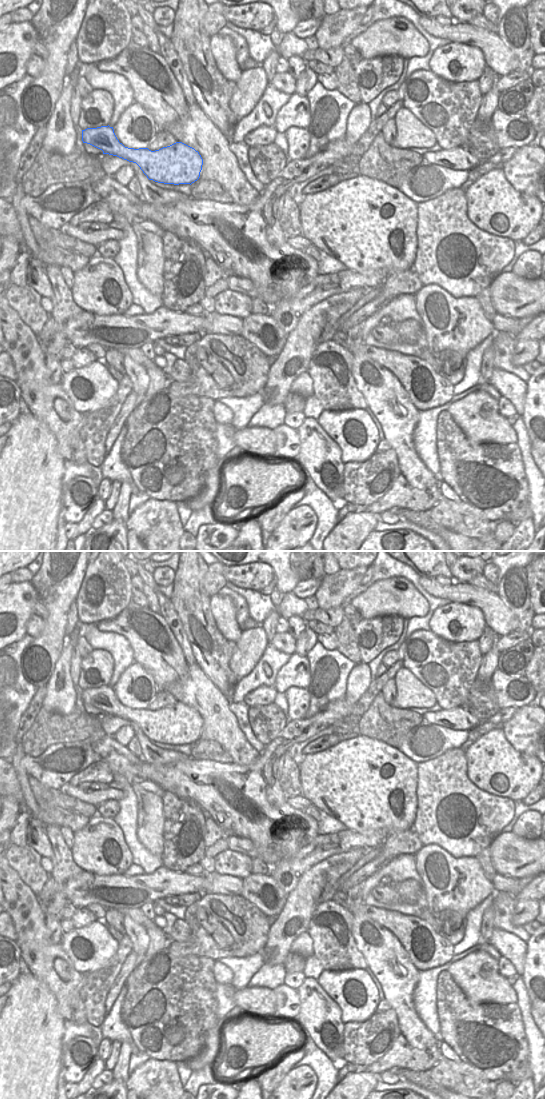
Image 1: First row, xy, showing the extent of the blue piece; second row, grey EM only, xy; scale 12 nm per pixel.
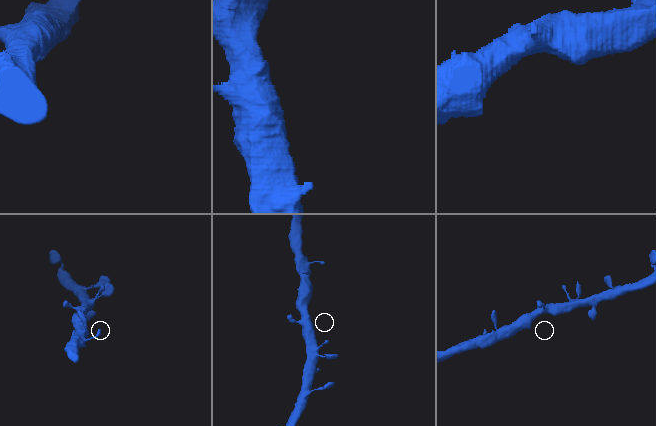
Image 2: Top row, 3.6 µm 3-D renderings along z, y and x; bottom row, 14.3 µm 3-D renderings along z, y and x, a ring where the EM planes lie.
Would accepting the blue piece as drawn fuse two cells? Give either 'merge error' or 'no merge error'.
no merge error

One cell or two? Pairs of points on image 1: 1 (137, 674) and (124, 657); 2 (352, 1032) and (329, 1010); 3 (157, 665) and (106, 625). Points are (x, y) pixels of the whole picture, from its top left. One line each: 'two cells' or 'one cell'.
1: two cells
2: two cells
3: one cell

